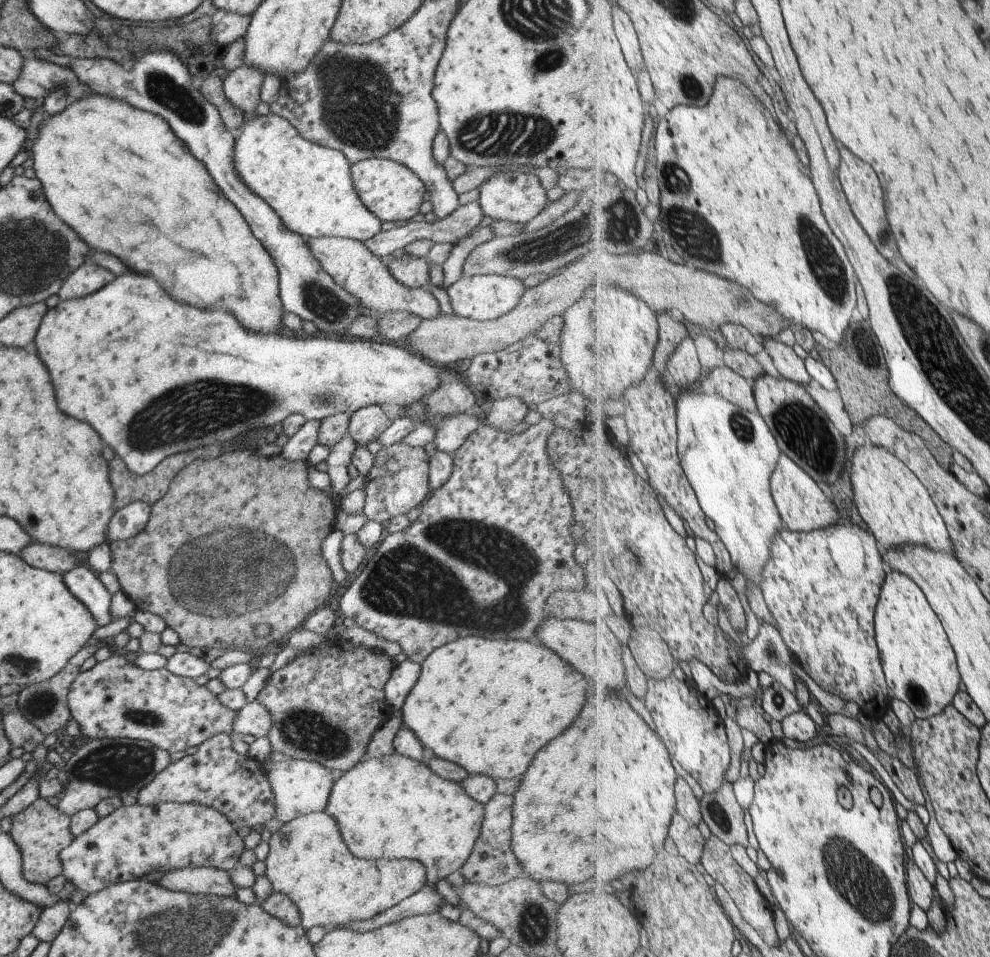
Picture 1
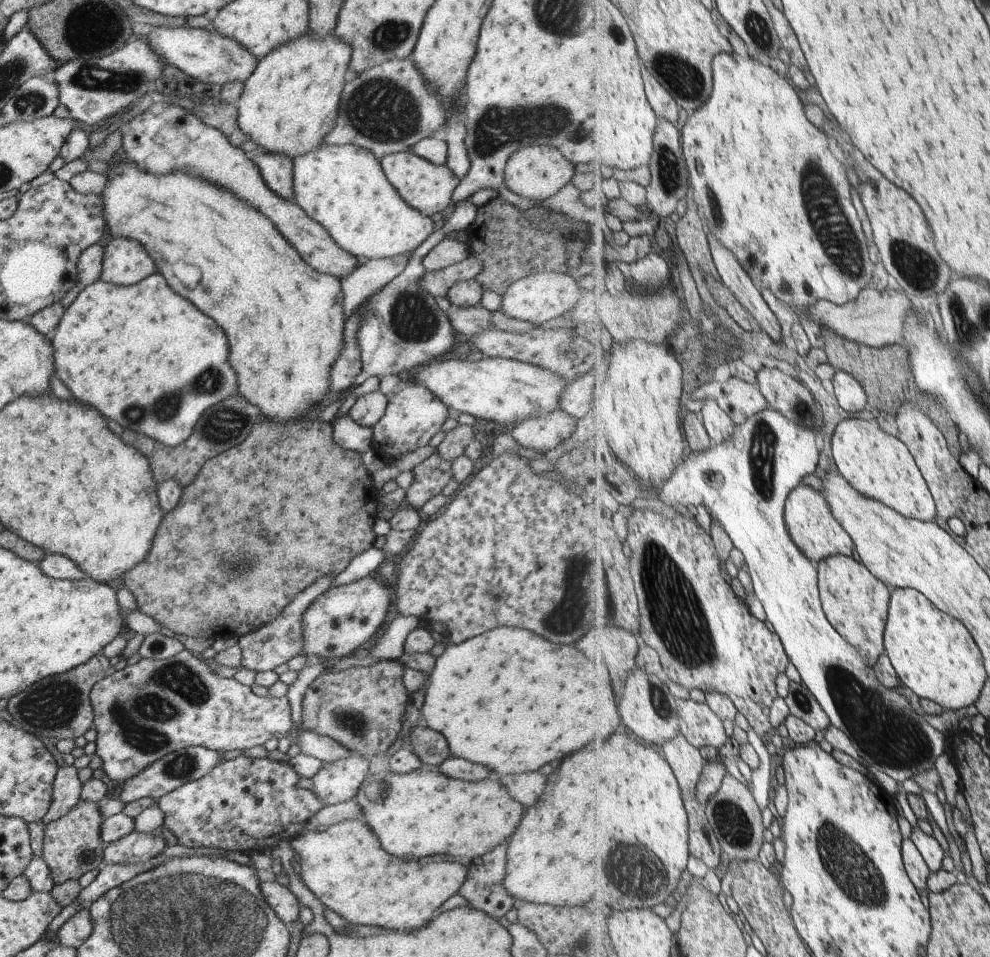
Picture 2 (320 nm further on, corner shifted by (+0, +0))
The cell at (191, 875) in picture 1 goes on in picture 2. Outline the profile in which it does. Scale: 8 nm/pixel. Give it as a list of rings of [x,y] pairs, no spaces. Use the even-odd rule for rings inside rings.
[[[265,878],[263,881],[260,880],[259,888],[265,902],[271,907],[271,910],[281,922],[288,926],[293,924],[293,922],[298,922],[298,902],[295,899],[295,895],[286,886]]]

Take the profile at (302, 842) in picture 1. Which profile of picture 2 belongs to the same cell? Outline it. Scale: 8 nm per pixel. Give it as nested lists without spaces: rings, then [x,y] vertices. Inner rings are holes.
[[[343,821],[323,832],[304,829],[290,841],[299,855],[300,880],[329,908],[347,923],[381,926],[387,930],[411,932],[433,919],[433,912],[453,894],[466,879],[468,862],[437,858],[435,862],[415,862],[395,858],[379,848],[377,836],[369,832],[366,822]]]

